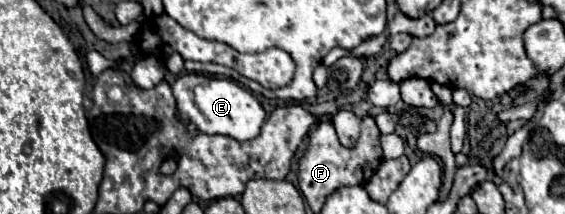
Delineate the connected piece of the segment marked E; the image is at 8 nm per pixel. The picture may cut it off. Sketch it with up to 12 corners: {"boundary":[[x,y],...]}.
{"boundary":[[181,73],[177,117],[199,133],[249,141],[261,103],[229,79]]}

